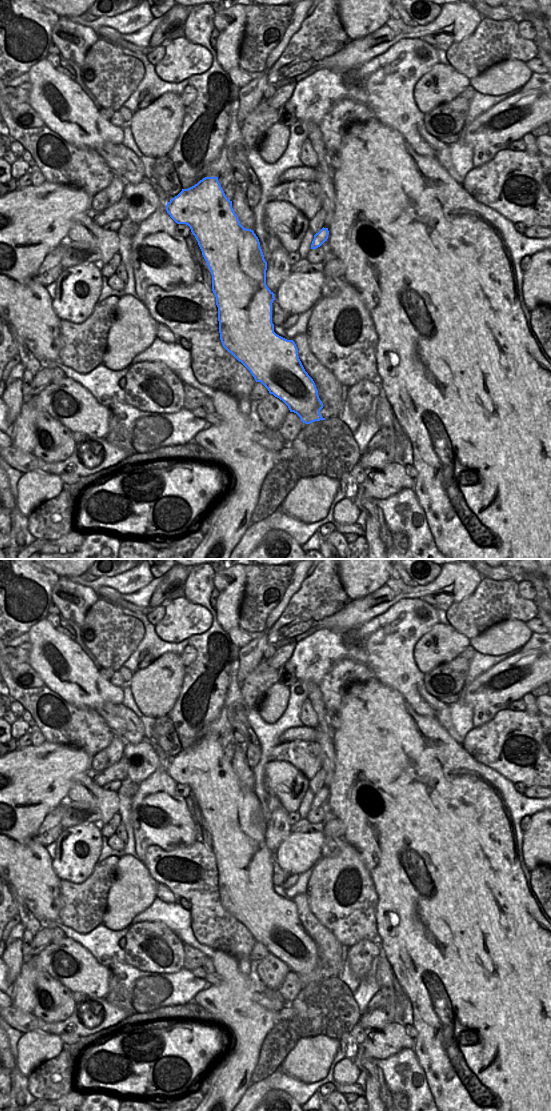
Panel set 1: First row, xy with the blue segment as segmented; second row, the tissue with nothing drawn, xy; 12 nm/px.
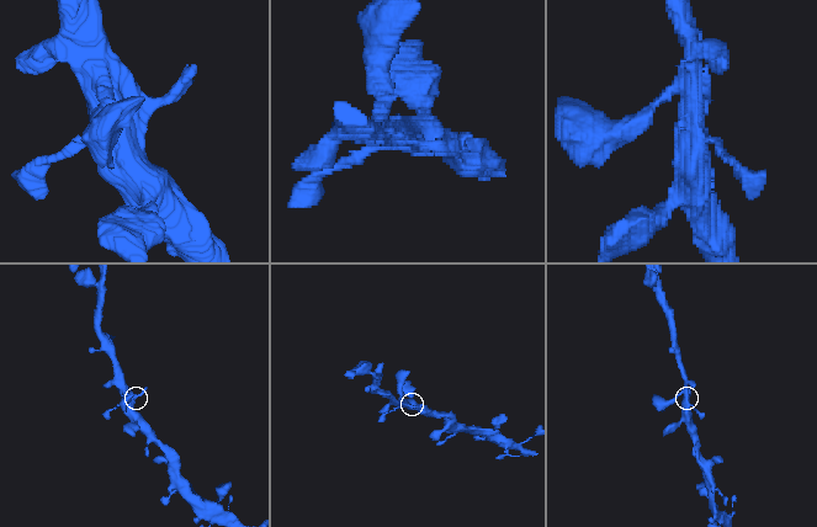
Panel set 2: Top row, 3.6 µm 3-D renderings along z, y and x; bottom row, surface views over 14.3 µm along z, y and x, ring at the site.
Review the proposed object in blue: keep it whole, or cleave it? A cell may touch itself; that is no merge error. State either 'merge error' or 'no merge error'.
no merge error

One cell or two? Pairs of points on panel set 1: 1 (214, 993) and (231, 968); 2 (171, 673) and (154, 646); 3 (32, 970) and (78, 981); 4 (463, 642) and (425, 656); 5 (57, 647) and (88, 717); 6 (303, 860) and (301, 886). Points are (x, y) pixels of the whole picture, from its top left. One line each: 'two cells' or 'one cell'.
1: one cell
2: two cells
3: one cell
4: one cell
5: two cells
6: two cells

